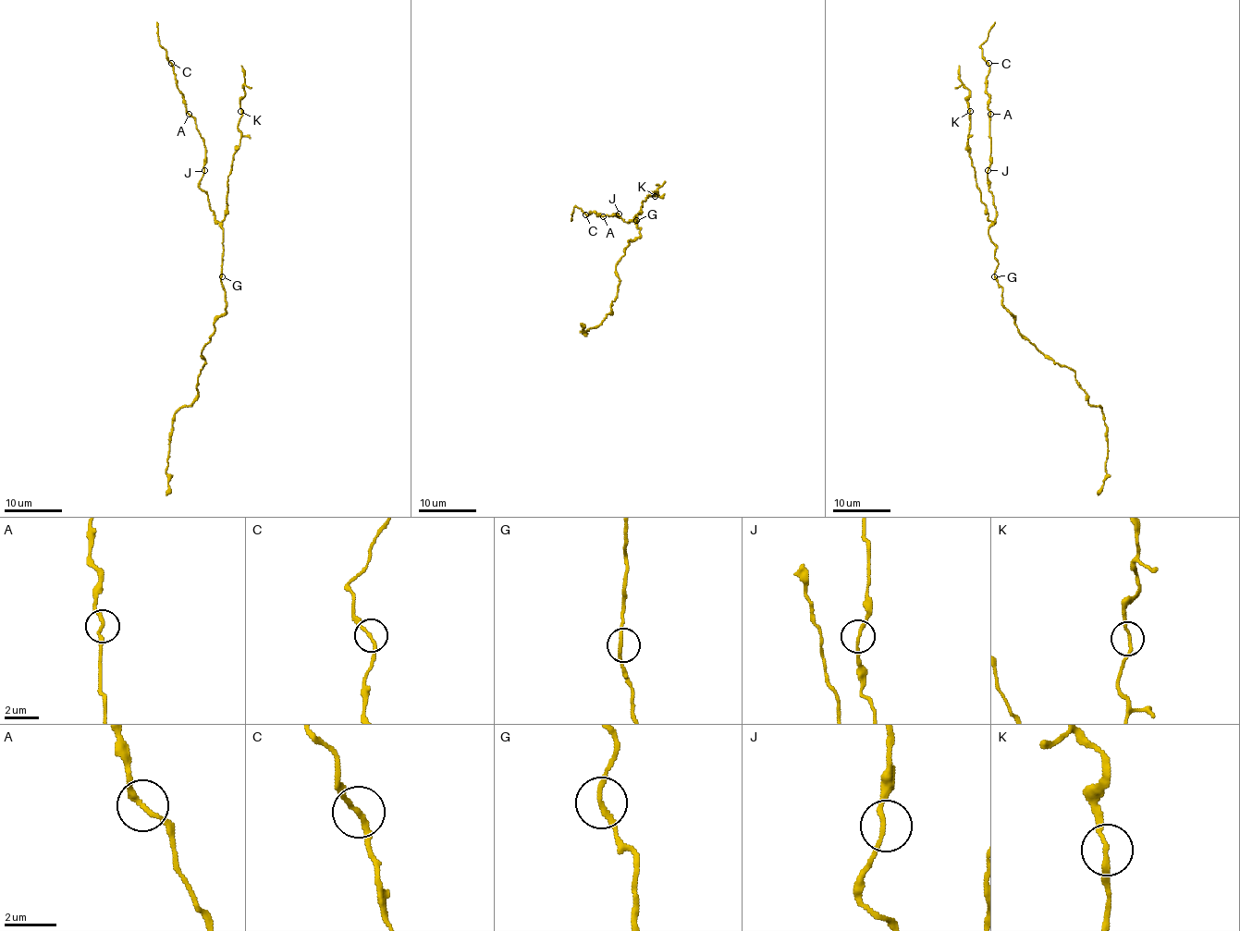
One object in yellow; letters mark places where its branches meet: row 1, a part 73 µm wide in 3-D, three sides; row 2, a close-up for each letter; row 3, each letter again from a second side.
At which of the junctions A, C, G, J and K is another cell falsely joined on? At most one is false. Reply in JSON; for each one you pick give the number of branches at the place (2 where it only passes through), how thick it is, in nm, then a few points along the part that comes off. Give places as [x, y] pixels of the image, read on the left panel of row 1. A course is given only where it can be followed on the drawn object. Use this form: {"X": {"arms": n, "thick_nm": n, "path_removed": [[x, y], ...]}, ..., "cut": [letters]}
{"cut": []}

